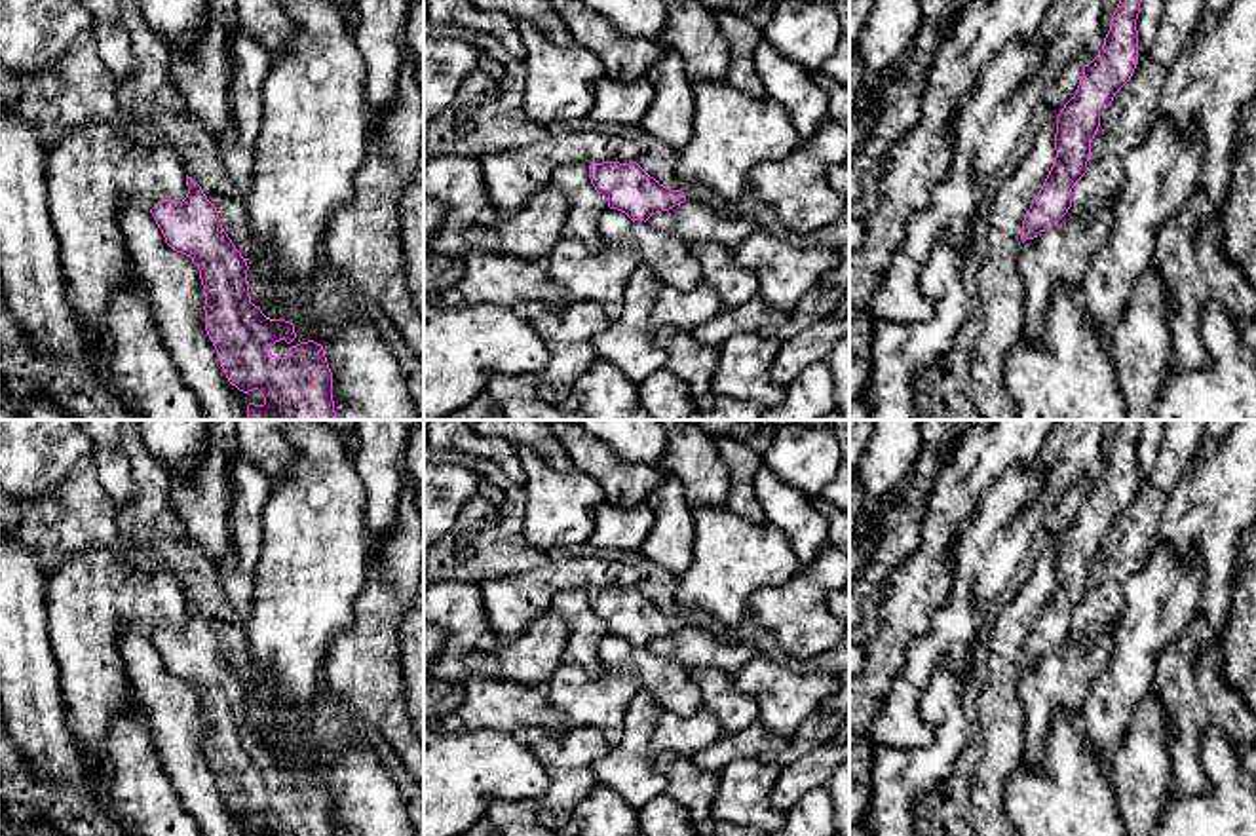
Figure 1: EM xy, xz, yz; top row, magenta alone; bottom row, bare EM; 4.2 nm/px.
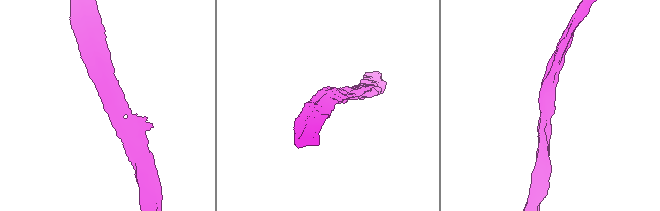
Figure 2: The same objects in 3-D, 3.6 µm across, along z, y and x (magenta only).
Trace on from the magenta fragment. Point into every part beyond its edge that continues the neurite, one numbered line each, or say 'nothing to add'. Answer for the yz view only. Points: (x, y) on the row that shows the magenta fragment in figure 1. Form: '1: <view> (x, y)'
nothing to add

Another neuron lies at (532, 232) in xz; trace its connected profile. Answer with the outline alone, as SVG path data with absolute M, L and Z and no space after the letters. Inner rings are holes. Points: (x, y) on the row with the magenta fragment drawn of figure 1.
M545 188L526 205L492 226L441 226L431 238L431 249L447 256L464 256L469 251L492 251L521 258L547 258L566 234L568 201Z

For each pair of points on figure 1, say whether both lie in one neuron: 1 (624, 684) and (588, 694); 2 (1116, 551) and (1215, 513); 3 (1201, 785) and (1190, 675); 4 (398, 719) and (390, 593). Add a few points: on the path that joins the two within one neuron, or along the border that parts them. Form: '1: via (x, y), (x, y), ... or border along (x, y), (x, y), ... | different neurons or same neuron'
1: via (614, 690), (610, 694), (597, 694) | same neuron
2: border along (1173, 491), (1160, 527), (1160, 540) | different neurons
3: via (1188, 759), (1190, 702) | same neuron
4: via (382, 688), (382, 624) | same neuron

